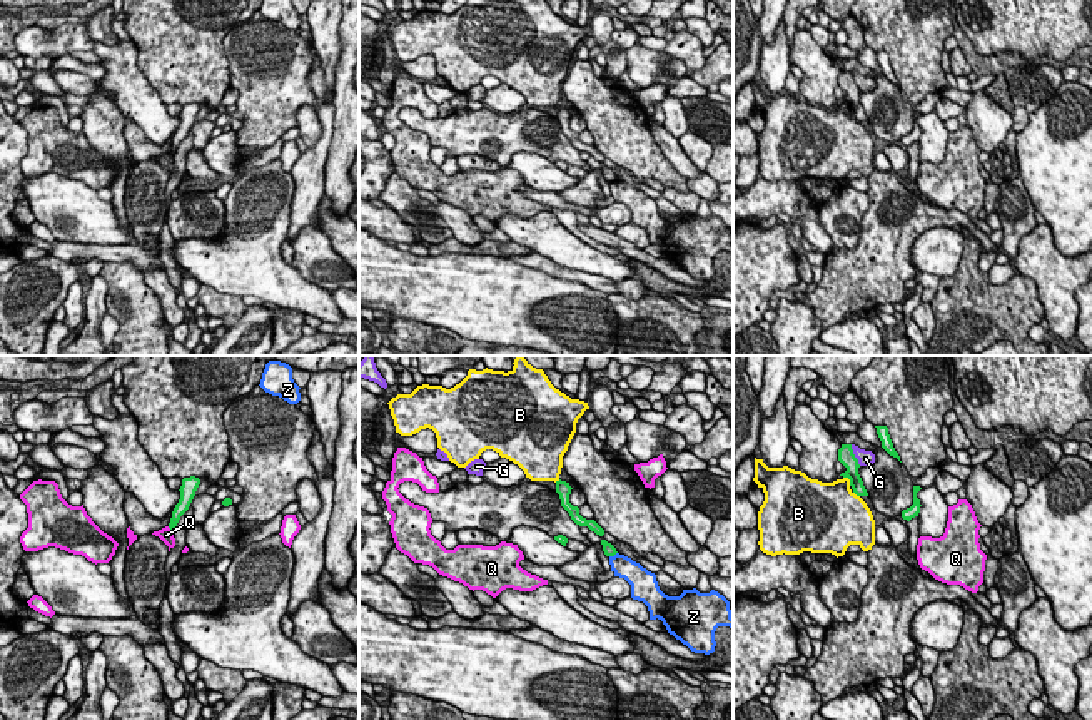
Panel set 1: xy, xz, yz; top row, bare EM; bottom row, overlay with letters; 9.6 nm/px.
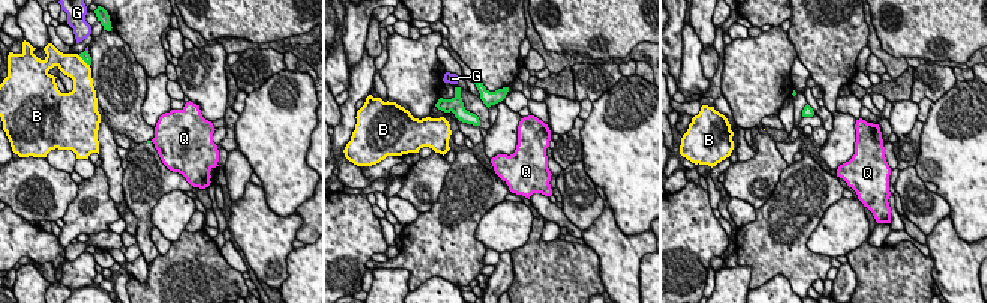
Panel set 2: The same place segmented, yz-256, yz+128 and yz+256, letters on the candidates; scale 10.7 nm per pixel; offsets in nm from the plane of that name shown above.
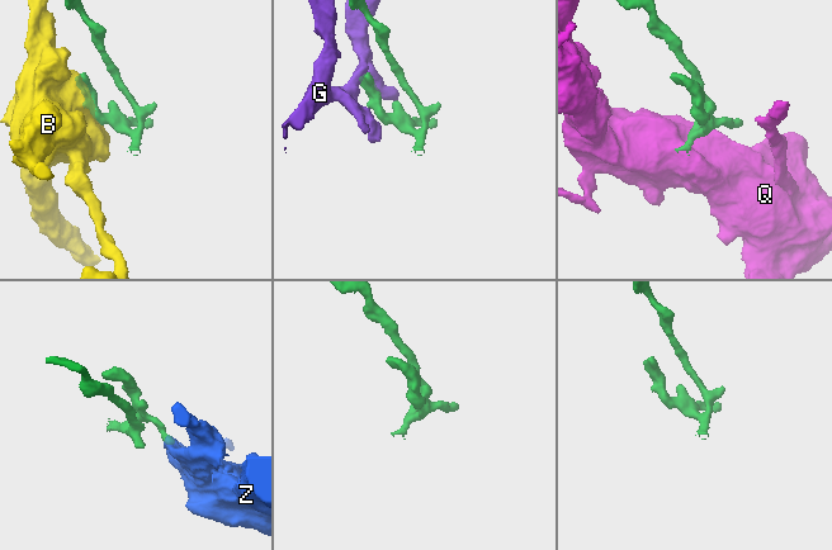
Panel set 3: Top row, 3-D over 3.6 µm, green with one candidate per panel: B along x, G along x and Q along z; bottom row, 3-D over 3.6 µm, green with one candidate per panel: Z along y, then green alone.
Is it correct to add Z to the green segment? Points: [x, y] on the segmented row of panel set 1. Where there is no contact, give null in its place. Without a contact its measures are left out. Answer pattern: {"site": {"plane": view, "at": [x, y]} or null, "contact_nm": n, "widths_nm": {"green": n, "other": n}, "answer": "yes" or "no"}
{"site": {"plane": "xz", "at": [613, 555]}, "contact_nm": 100, "widths_nm": {"green": 120, "other": 220}, "answer": "no"}

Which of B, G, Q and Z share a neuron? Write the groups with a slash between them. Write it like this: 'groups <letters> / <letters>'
groups B / G / Q / Z

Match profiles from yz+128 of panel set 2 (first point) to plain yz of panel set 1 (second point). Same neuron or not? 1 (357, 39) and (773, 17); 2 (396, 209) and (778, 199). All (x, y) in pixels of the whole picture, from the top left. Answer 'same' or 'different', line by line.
1: same
2: same

